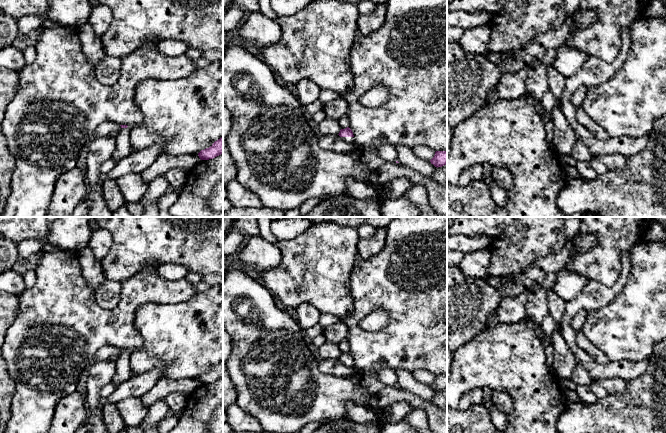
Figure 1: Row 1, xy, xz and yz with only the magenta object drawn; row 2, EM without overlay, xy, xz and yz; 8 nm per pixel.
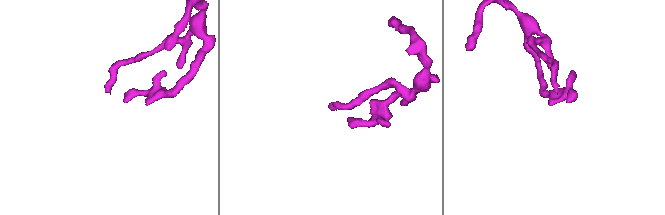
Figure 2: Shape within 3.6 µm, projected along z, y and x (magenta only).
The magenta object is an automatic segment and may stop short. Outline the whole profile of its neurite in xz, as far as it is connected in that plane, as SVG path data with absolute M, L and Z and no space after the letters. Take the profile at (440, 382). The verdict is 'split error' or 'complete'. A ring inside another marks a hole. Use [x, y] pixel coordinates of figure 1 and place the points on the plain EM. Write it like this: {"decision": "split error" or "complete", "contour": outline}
{"decision": "complete", "contour": "M436 375L434 381L430 384L435 391L442 391L447 388L447 375Z"}

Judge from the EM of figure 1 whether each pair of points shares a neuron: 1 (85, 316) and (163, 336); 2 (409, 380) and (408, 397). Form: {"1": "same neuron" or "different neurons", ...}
{"1": "different neurons", "2": "different neurons"}

